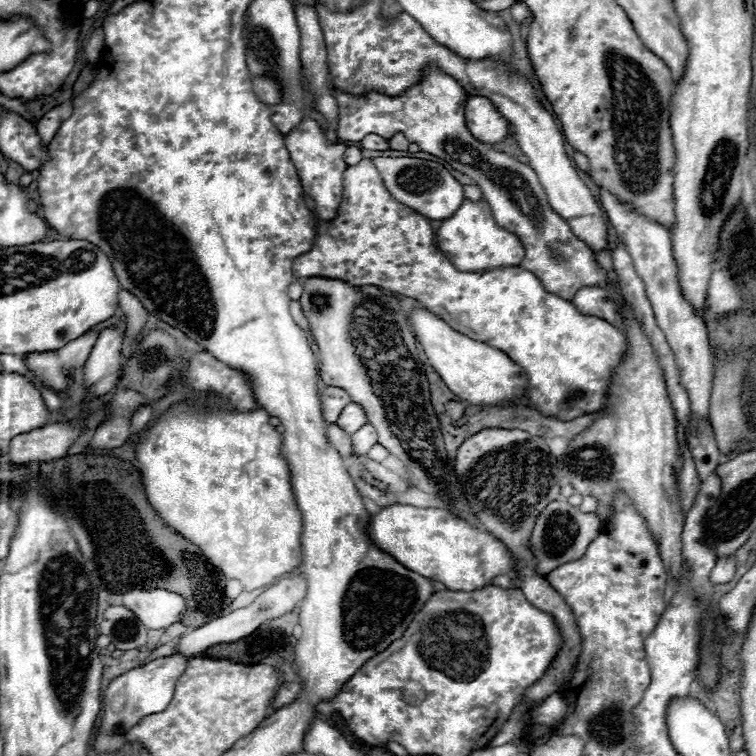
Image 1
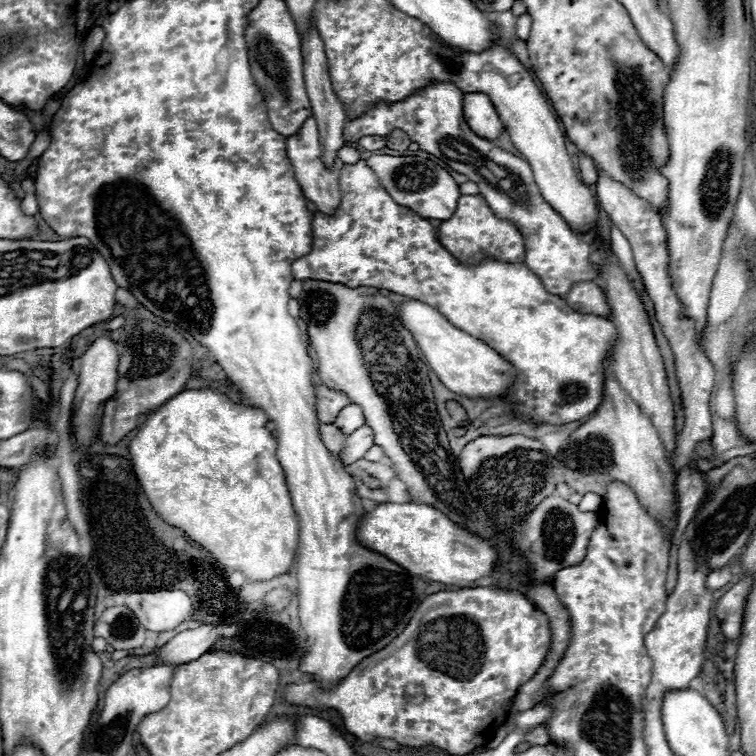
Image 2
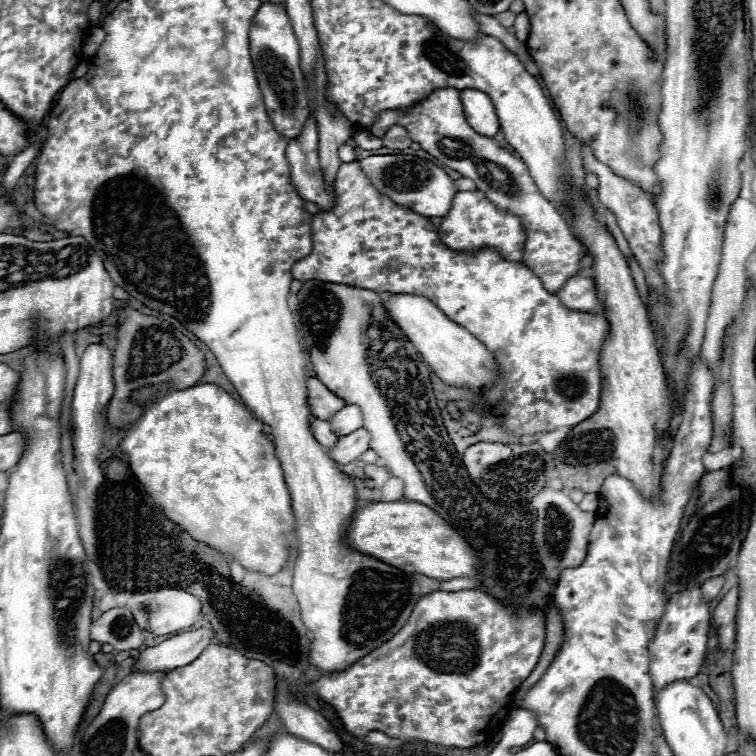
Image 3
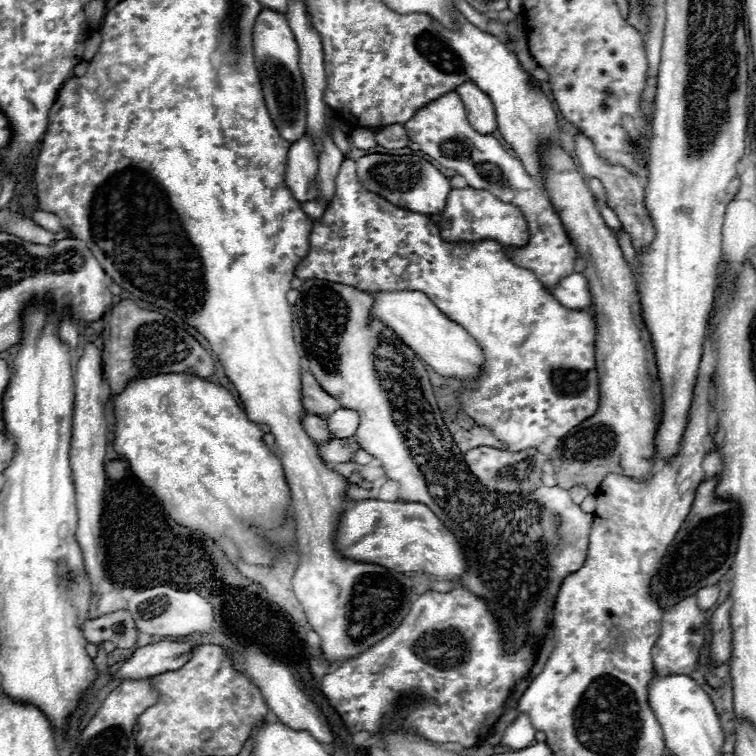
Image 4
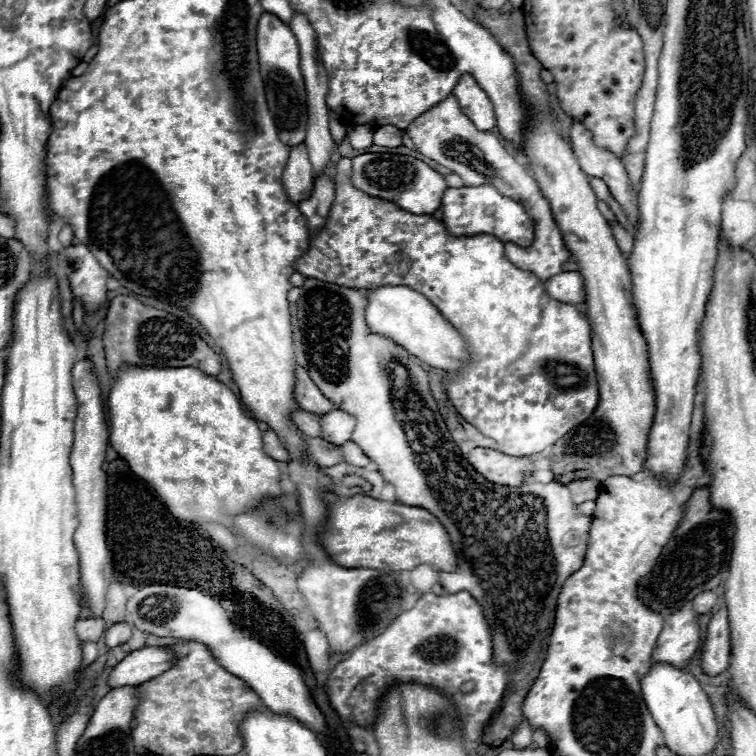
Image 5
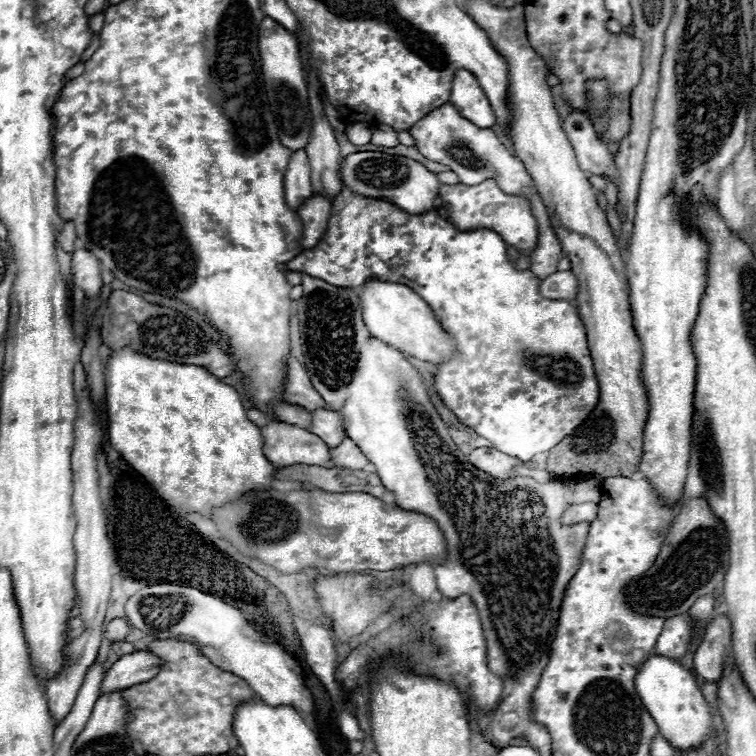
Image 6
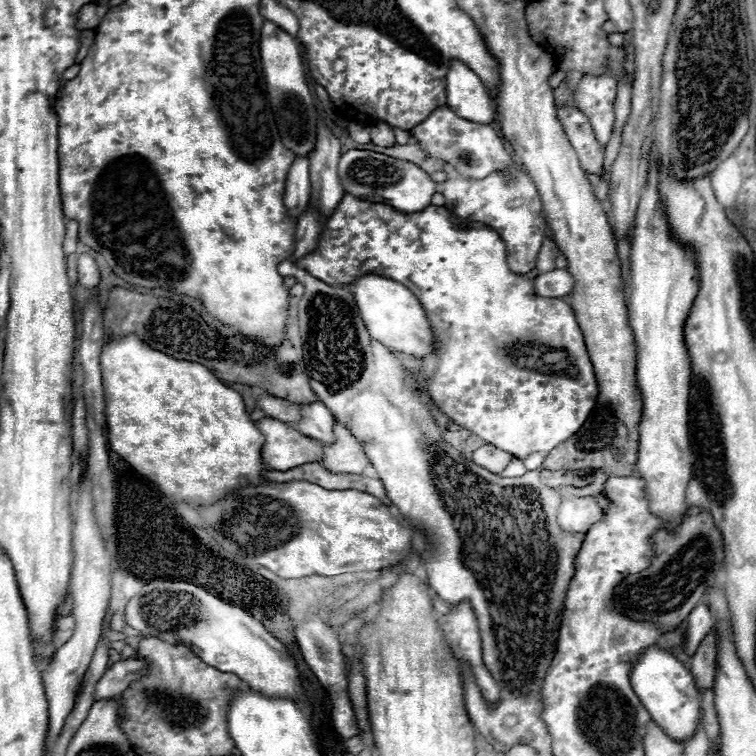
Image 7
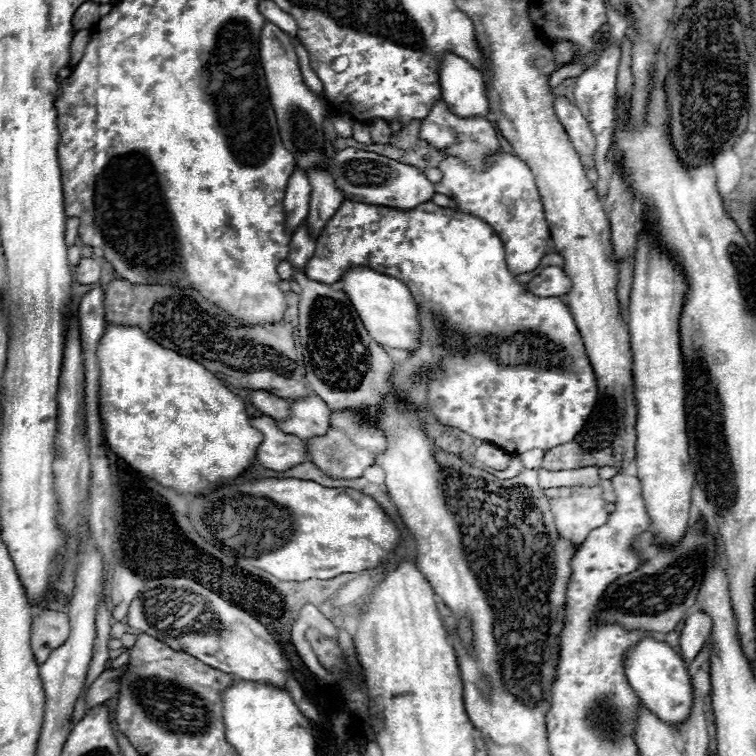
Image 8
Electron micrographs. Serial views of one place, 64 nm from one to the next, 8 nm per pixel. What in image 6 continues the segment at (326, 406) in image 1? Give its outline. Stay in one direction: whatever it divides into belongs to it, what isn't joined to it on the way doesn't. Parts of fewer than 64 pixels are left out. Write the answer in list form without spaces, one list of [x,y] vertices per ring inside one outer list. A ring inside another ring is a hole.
[[[292,354],[286,360],[286,378],[284,378],[282,396],[288,404],[298,404],[306,410],[314,410],[314,406],[326,406],[320,394],[312,388],[304,366]]]

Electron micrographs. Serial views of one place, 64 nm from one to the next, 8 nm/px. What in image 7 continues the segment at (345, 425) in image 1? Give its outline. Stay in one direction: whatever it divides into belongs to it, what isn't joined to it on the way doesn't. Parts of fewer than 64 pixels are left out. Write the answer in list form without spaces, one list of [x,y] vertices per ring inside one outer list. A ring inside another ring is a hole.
[[[312,402],[312,404],[300,404],[300,420],[290,424],[294,430],[316,438],[320,442],[334,442],[332,426],[334,426],[334,416],[322,402]]]

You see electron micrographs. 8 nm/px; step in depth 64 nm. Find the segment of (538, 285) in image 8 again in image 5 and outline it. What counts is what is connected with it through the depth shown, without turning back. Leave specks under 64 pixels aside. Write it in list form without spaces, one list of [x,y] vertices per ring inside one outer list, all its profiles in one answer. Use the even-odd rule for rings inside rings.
[[[560,272],[544,282],[550,298],[566,304],[582,304],[582,276],[578,272]]]

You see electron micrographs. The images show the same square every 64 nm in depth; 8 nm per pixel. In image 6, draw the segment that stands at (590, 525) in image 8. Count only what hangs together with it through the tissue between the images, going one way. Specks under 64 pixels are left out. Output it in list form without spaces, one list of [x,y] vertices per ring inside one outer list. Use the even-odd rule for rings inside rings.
[[[584,502],[584,504],[568,504],[568,508],[562,514],[562,524],[580,524],[580,522],[592,522],[598,514],[598,504]]]

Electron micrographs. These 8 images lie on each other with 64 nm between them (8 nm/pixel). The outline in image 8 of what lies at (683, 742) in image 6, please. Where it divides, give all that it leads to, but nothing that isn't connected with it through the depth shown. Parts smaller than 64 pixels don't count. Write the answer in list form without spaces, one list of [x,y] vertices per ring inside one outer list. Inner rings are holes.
[[[646,634],[624,654],[624,672],[634,692],[638,694],[640,702],[648,710],[652,710],[658,718],[670,724],[678,724],[688,718],[692,708],[690,676],[684,660],[676,654],[676,650],[668,642],[656,638],[654,634]]]

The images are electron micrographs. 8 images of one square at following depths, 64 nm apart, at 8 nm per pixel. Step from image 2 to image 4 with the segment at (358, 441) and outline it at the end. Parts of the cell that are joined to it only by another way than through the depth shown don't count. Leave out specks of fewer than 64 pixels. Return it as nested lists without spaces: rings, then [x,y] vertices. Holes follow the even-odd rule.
[[[346,438],[346,440],[330,440],[324,444],[316,444],[318,448],[318,456],[326,462],[326,464],[340,464],[340,462],[350,462],[352,452],[358,446],[356,438]]]

